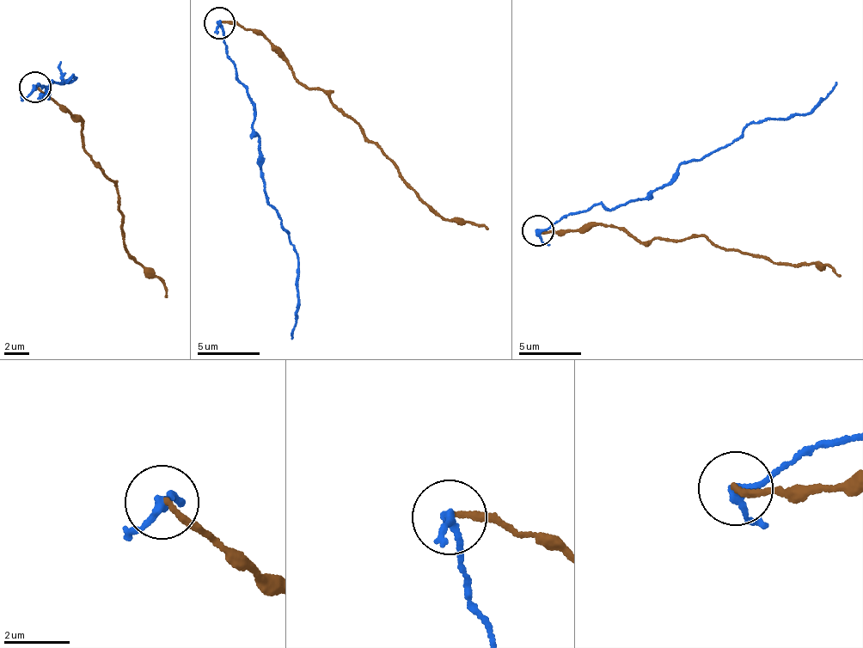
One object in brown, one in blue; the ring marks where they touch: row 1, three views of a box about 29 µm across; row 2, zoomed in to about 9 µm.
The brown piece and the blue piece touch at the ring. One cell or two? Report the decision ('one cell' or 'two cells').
two cells

